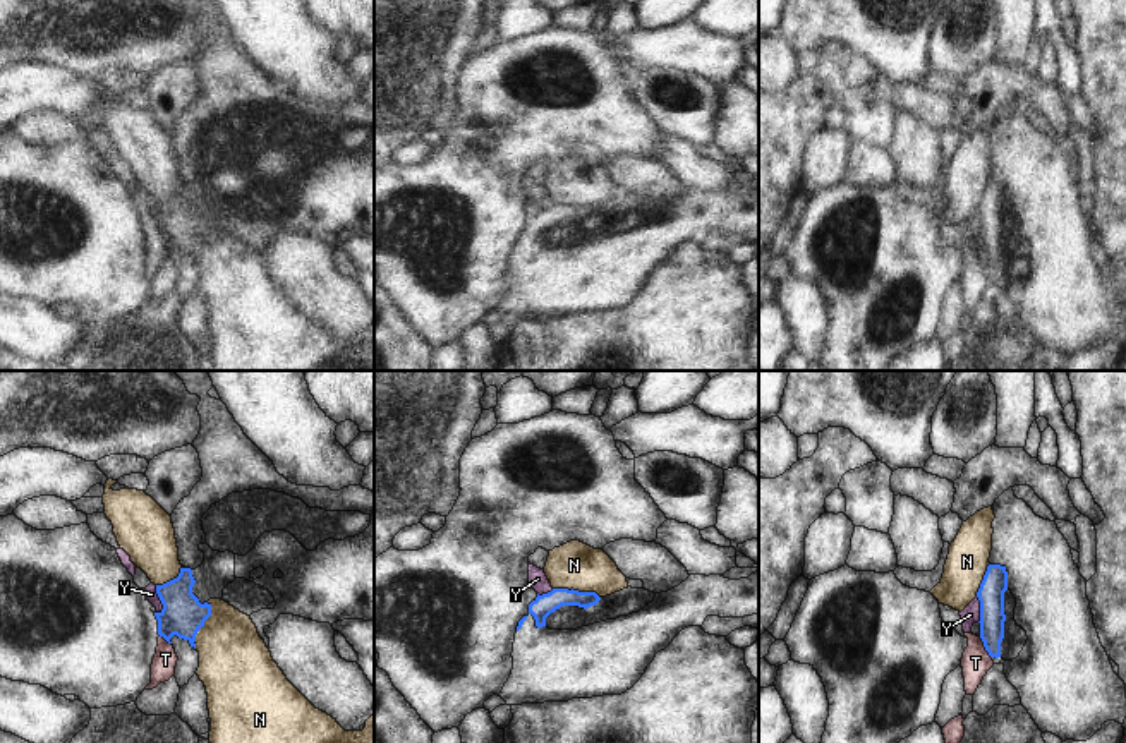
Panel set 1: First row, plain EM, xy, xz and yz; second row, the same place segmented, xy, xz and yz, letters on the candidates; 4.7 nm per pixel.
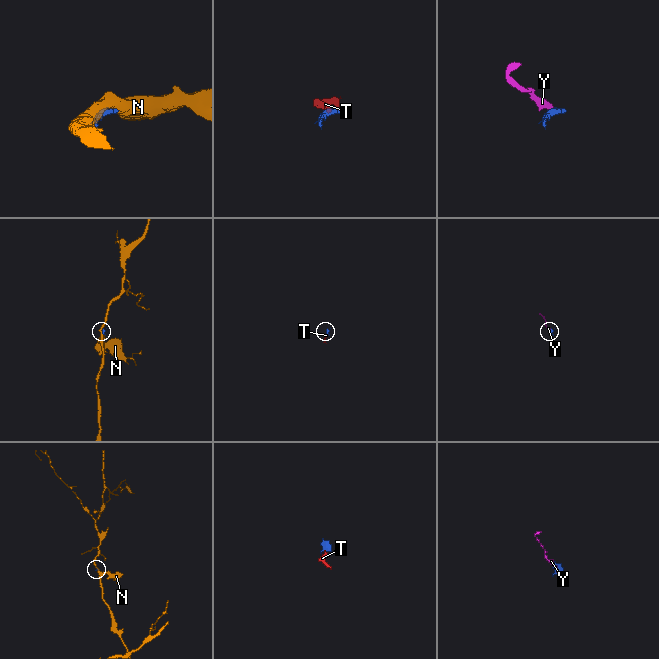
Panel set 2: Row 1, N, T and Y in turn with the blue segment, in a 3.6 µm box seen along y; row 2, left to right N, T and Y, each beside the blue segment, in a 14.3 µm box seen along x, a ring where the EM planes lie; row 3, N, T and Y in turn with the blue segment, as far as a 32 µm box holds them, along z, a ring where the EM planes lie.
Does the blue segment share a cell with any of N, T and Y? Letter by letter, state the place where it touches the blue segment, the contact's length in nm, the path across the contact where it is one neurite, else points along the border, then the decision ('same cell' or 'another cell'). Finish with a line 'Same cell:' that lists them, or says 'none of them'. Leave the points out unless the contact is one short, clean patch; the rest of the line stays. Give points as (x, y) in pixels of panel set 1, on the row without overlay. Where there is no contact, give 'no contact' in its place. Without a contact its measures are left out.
N: xy (203, 241) | 220 nm | another cell
T: yz (984, 261) | 120 nm | along yz (979, 253), (991, 273) | another cell
Y: xy (160, 215) | 140 nm | along xy (155, 201), (162, 220), (160, 229) | another cell
Same cell: none of them

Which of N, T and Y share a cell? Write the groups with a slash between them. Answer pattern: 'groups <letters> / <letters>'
groups N / T Y

